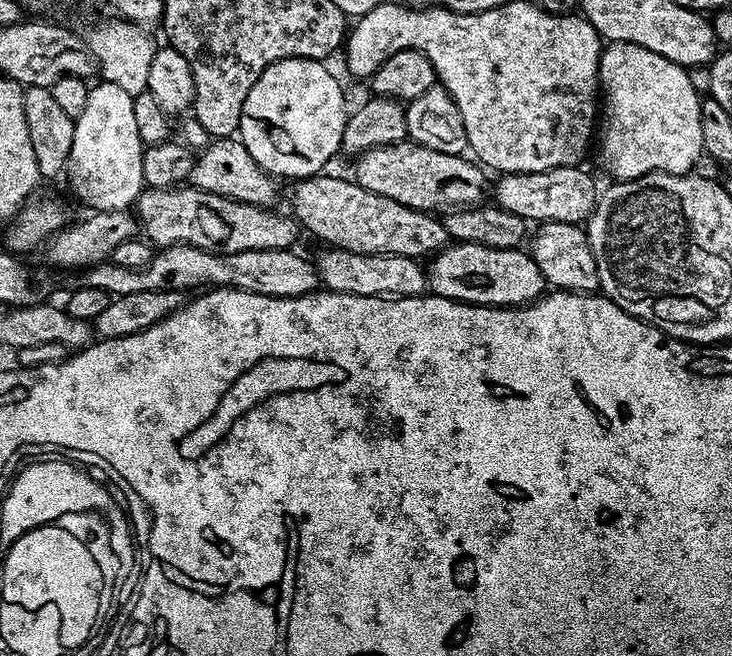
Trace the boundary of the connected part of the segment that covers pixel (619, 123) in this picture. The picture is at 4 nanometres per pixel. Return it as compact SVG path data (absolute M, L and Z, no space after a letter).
M609 43L600 54L600 92L602 123L598 128L600 160L613 181L642 178L651 172L687 176L705 155L700 117L701 93L696 93L687 71L680 65L633 44Z

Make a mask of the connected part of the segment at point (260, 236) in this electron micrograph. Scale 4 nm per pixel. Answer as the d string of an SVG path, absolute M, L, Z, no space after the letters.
M191 186L145 187L134 203L139 231L156 250L173 244L189 244L226 255L240 251L291 249L295 240L302 236L302 229L291 215L275 216L274 213L272 208L259 208Z

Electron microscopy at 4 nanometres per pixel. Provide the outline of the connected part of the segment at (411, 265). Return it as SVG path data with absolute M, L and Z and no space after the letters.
M325 247L314 263L320 283L327 291L363 296L423 296L426 292L426 268L420 260L386 254L354 254L350 250Z

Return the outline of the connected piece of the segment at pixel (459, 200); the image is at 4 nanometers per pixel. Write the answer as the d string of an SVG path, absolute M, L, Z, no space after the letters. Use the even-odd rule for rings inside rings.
M401 142L361 152L355 157L354 164L354 179L366 190L394 198L394 202L402 202L402 206L423 212L440 214L445 210L470 208L485 199L485 169L475 159L464 154L442 154L442 150L430 150L421 144Z

